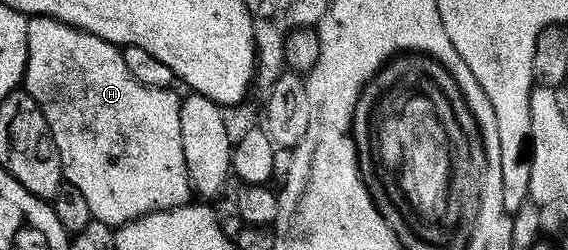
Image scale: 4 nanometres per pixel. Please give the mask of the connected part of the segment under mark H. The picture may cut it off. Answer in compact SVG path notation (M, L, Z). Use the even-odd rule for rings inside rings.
M31 17L28 21L28 60L24 75L24 88L30 93L32 100L36 100L40 112L44 112L44 120L48 120L48 128L52 132L52 140L56 144L56 152L60 152L63 179L69 185L80 188L93 221L103 222L117 228L150 213L151 210L171 210L177 206L185 206L191 201L192 187L184 158L184 144L180 142L180 108L182 104L179 95L174 95L175 91L170 88L161 90L140 84L140 80L136 80L136 76L132 76L132 72L128 72L128 64L124 64L121 49L114 43L95 34L89 34L86 30L77 30L74 26L57 22L55 18Z

